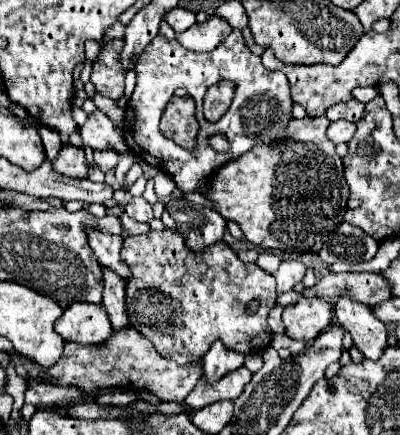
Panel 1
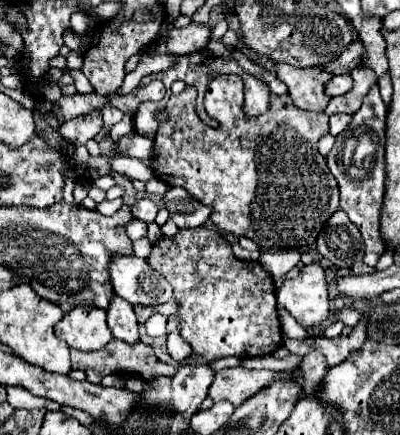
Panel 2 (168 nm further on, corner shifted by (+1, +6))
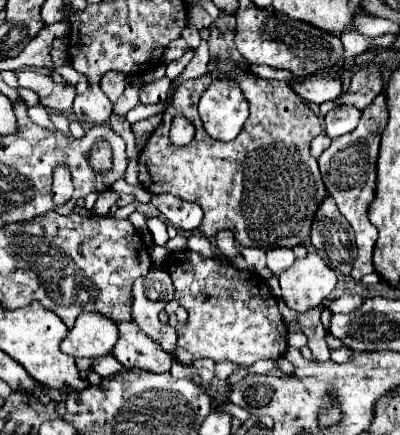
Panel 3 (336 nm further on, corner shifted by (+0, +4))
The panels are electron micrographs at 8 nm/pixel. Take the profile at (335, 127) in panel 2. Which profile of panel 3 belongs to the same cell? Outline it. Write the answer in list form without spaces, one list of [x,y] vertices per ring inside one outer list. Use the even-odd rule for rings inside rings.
[[[342,106],[342,108],[334,108],[324,116],[324,126],[326,126],[326,134],[330,138],[338,138],[344,136],[348,132],[352,132],[358,122],[360,122],[362,110],[360,108],[352,108],[352,106]]]

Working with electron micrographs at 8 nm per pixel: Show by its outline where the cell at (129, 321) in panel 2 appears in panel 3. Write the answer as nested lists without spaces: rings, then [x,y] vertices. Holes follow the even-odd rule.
[[[120,322],[118,330],[120,338],[112,350],[112,356],[120,364],[156,374],[170,370],[172,358],[160,350],[160,346],[150,336],[144,336],[136,322]]]

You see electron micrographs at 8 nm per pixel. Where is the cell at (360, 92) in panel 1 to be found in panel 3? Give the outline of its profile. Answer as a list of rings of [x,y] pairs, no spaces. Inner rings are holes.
[[[308,76],[302,82],[292,84],[292,90],[296,90],[304,100],[322,104],[328,100],[336,100],[342,92],[342,82],[338,78],[320,78],[320,76]]]

